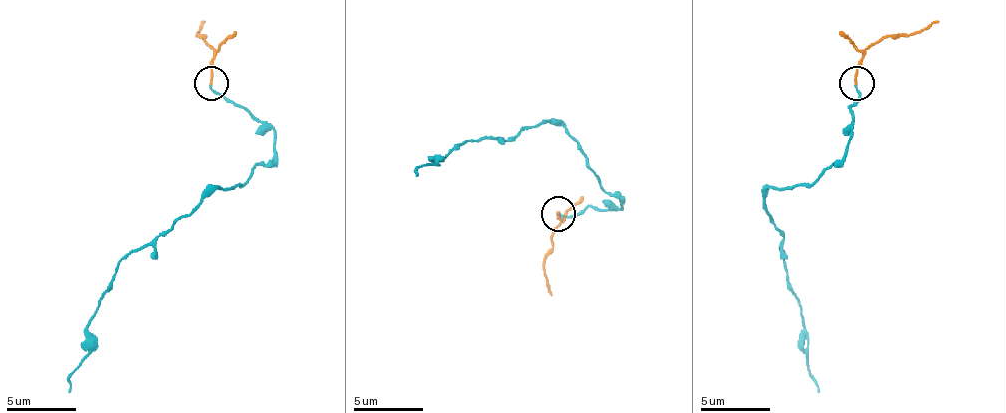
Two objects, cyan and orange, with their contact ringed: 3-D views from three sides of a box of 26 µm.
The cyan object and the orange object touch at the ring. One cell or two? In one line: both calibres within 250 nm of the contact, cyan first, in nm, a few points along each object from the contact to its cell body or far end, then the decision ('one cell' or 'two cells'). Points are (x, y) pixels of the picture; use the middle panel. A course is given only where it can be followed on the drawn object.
150/160 nm | cyan via (557, 213), (620, 206), (589, 167), (582, 147), (554, 122), (526, 126), (512, 140), (463, 143), (415, 174) | orange via (557, 213), (561, 220), (554, 230), (543, 275), (550, 296) | one cell

